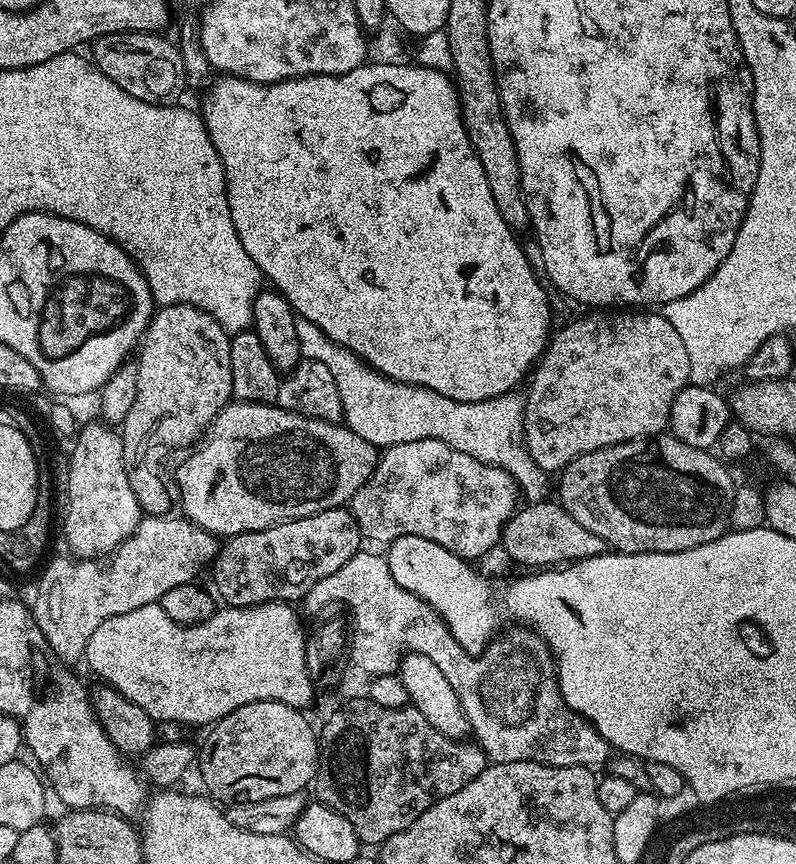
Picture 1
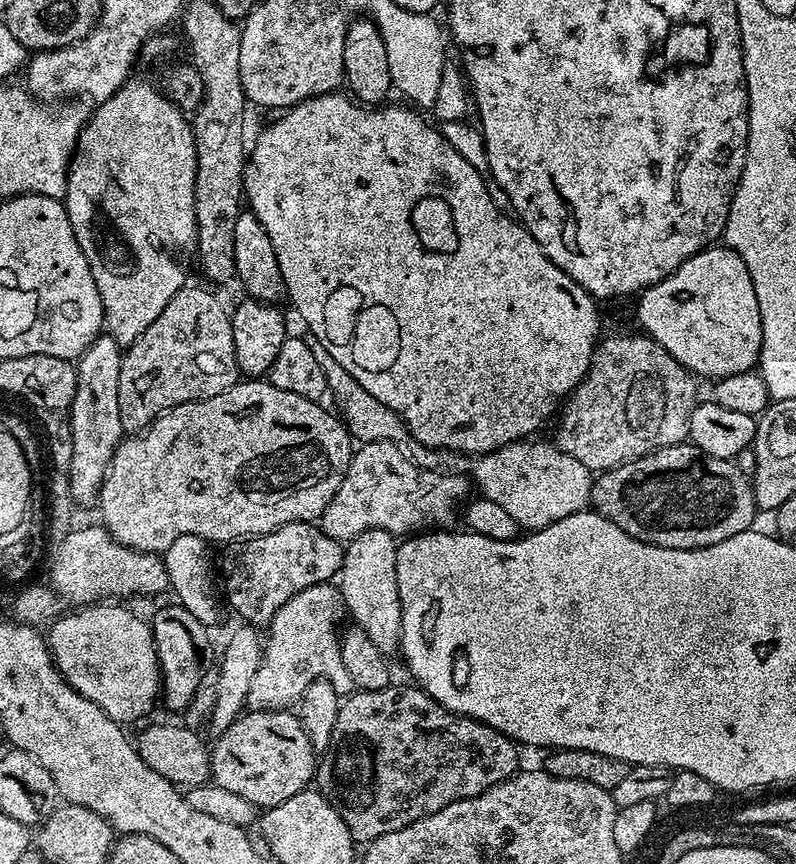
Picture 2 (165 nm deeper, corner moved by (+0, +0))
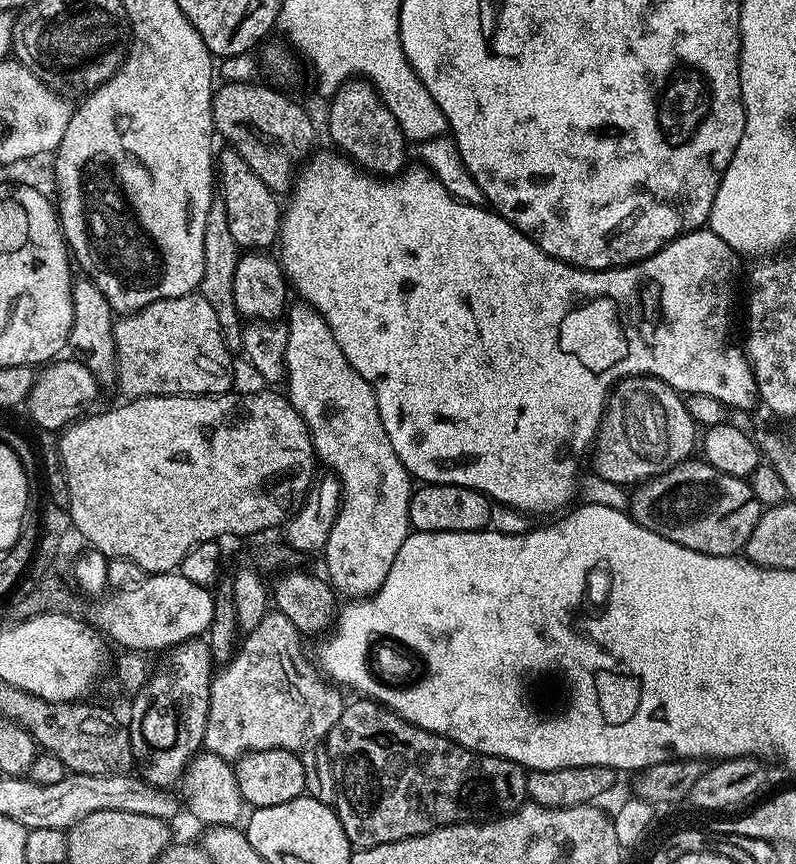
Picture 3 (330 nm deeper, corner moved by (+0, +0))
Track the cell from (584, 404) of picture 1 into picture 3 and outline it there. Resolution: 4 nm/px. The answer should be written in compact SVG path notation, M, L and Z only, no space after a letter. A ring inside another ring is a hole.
M628 376L611 389L608 397L608 406L604 409L604 417L600 420L600 429L596 432L594 472L595 475L615 484L636 486L689 459L693 455L692 447L695 444L697 447L698 426L690 418L690 414L686 414L681 393L653 376Z

